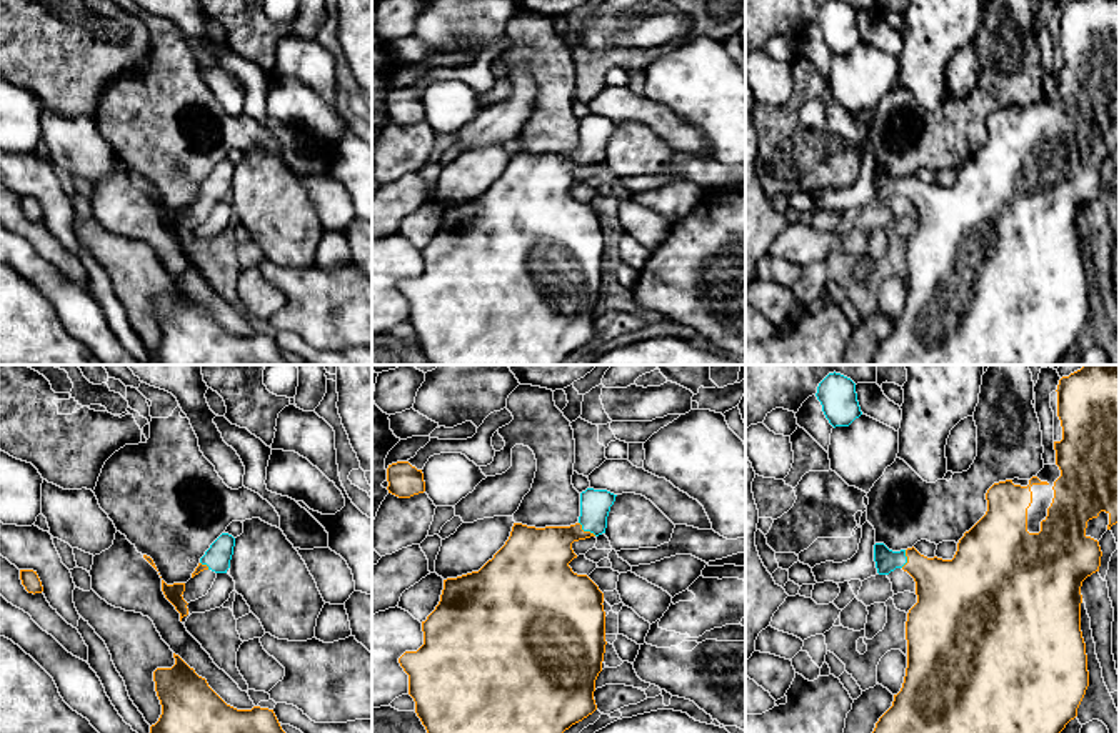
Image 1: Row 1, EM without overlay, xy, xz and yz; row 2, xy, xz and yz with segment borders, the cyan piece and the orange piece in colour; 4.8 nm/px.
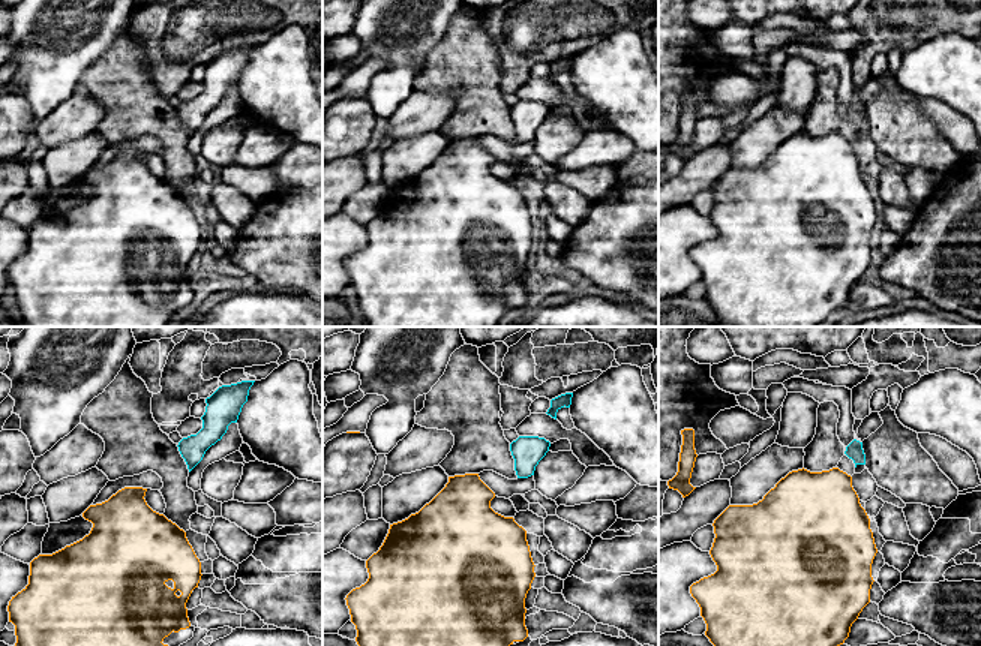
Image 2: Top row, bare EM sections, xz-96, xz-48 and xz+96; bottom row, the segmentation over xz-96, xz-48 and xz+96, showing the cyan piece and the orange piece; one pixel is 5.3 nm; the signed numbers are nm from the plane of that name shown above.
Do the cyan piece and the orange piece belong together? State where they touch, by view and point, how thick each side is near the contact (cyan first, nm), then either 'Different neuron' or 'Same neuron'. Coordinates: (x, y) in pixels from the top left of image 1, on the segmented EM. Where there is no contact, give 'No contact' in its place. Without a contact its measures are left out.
Touches cyan at xz (586, 530). Thickness 140 nm (cyan) against 280 nm. Same neuron

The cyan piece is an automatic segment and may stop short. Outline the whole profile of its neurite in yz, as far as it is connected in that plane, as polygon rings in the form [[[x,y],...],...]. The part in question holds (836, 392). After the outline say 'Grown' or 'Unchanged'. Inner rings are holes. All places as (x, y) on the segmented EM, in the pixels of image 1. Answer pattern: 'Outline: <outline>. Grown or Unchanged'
Outline: [[[829,373],[819,383],[815,396],[822,405],[825,418],[834,428],[849,426],[862,415],[856,383],[841,373]]]. Unchanged

